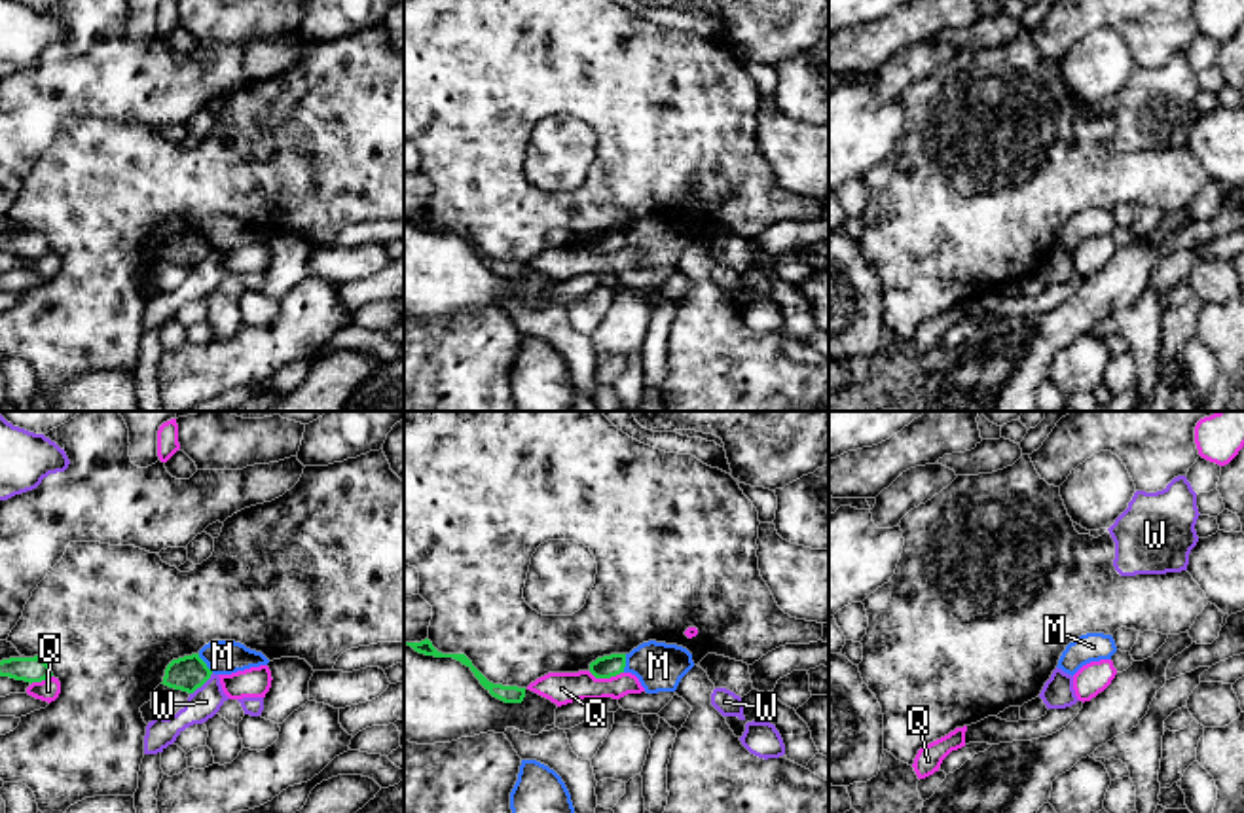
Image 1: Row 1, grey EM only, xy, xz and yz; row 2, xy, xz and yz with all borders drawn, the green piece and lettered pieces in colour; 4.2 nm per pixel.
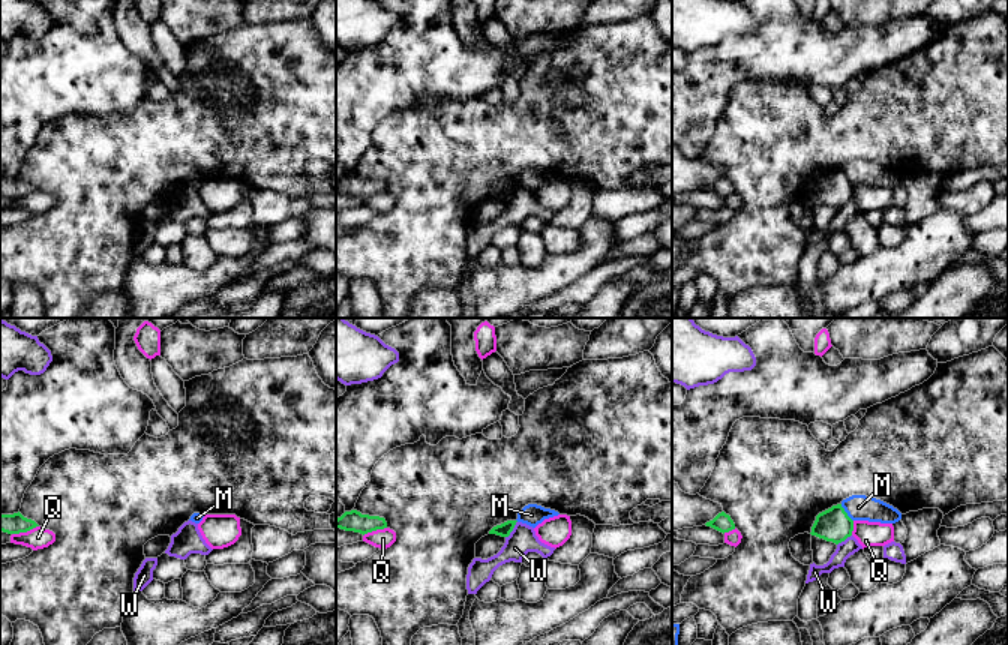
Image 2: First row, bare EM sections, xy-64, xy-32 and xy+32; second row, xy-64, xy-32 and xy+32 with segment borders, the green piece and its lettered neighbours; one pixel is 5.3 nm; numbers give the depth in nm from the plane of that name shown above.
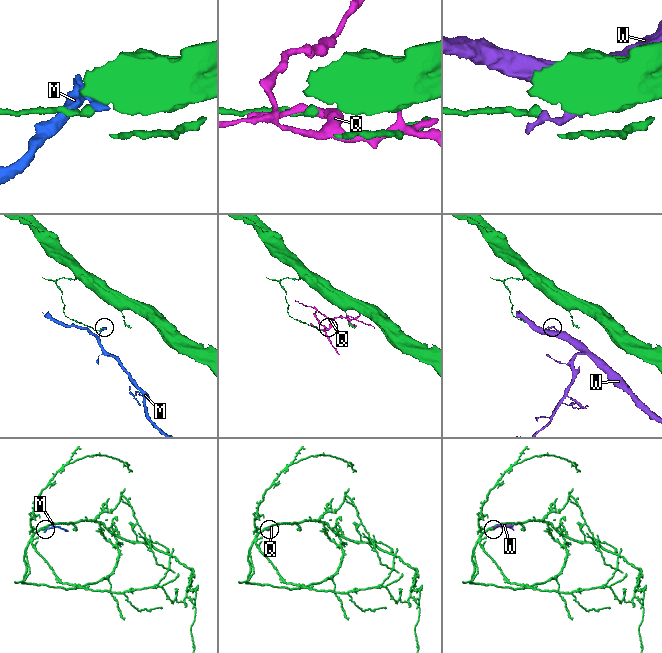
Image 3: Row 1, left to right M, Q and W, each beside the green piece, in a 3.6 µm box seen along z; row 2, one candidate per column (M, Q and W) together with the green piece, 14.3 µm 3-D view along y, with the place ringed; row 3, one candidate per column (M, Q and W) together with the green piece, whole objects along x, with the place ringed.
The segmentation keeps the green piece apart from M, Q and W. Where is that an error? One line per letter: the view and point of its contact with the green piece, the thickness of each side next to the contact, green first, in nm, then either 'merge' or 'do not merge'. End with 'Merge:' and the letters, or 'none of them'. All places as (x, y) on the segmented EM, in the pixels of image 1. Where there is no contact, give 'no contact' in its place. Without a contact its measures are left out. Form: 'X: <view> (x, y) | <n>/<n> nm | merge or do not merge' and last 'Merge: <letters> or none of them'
M: xy (205, 664) | 150/140 nm | do not merge
Q: xz (605, 677) | 100/140 nm | do not merge
W: xy (201, 685) | 150/140 nm | do not merge
Merge: none of them

